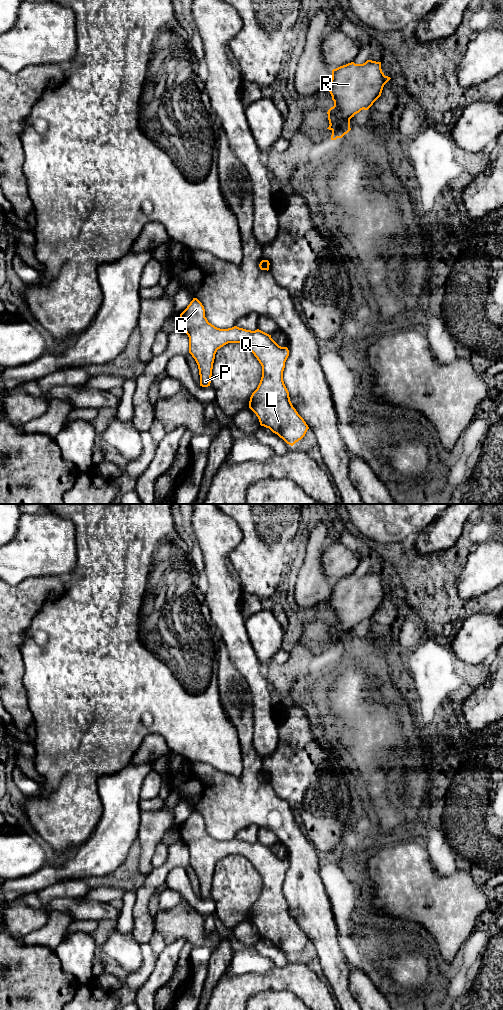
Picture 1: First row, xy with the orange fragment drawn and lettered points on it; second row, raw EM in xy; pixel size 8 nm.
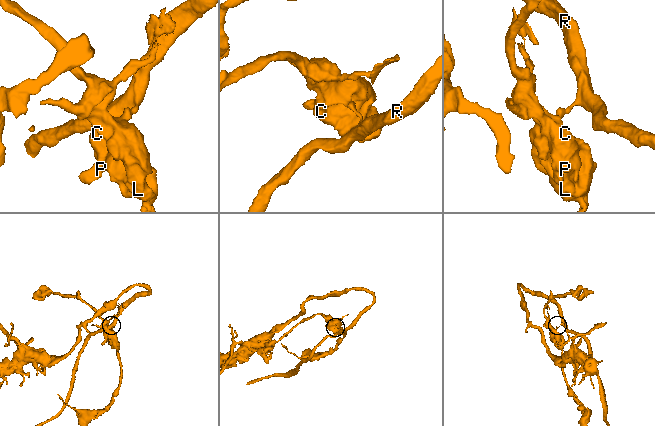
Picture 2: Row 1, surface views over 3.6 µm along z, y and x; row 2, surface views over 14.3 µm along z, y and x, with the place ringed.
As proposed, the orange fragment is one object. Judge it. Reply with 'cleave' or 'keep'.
cleave

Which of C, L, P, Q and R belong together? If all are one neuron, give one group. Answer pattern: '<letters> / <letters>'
C L P Q / R

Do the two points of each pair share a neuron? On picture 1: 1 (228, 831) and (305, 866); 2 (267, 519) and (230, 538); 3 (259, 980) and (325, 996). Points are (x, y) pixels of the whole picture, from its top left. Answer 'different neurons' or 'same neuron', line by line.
1: same neuron
2: different neurons
3: same neuron

